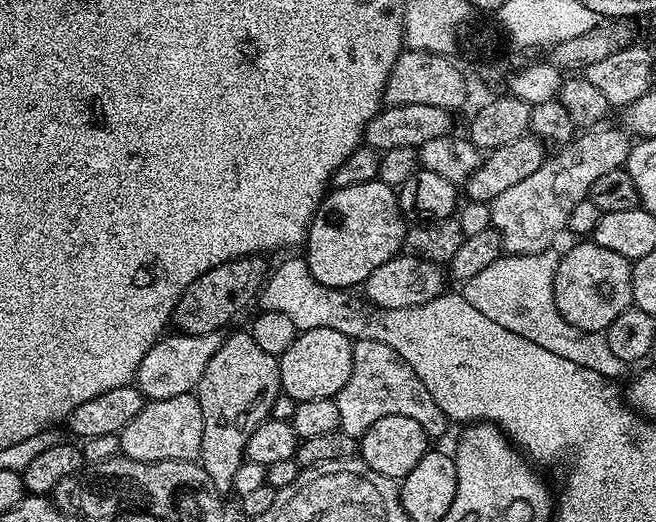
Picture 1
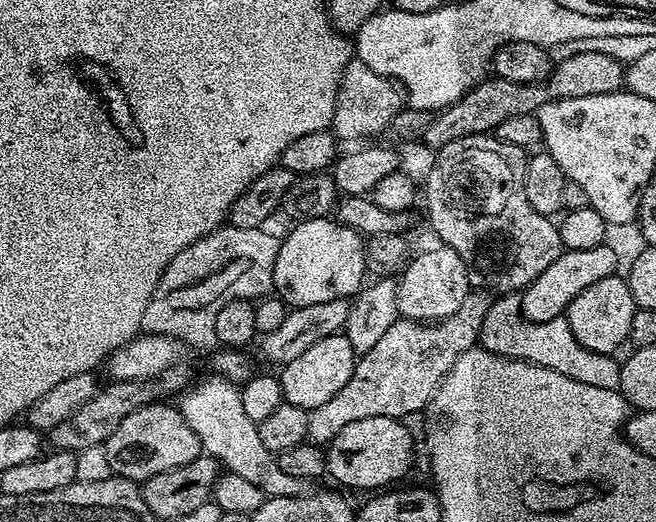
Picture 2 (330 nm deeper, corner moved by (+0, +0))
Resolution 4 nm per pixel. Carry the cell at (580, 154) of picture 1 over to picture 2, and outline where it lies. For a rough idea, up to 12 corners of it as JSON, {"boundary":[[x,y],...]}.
{"boundary":[[493,297],[444,320],[396,319],[350,382],[309,411],[327,446],[358,418],[425,411],[477,347]]}

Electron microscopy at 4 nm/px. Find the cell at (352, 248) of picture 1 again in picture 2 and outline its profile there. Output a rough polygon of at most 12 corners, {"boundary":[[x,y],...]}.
{"boundary":[[327,216],[276,249],[275,295],[292,308],[355,297],[365,237]]}

